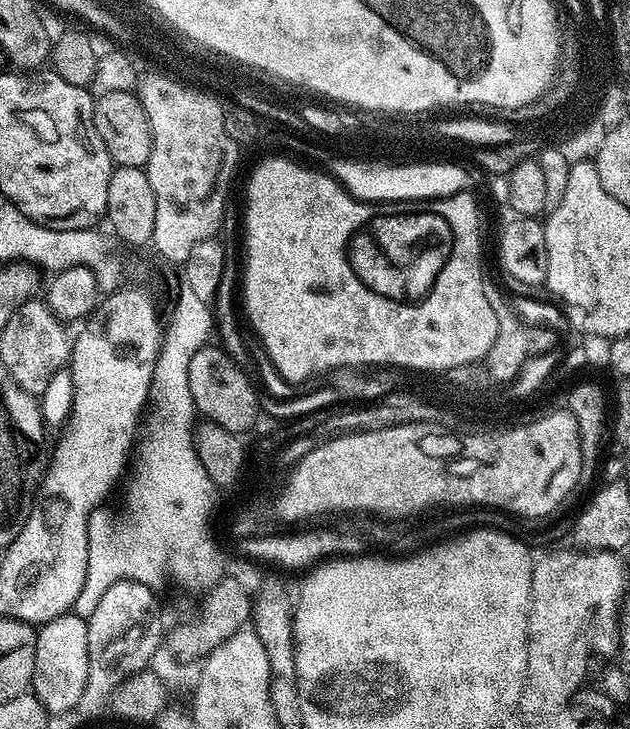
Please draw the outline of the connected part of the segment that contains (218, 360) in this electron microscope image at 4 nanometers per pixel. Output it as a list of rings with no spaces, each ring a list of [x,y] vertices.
[[[205,346],[190,358],[190,394],[196,403],[197,413],[200,413],[207,421],[217,423],[218,426],[225,427],[226,430],[235,434],[242,432],[251,433],[253,431],[255,416],[261,412],[261,405],[256,396],[257,385],[248,379],[248,376],[230,358],[230,354],[224,352],[223,347]]]

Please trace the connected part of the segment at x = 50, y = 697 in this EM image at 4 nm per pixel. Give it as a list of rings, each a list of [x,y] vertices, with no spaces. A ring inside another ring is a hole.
[[[75,611],[66,612],[50,622],[39,625],[34,650],[34,674],[36,682],[33,692],[40,692],[44,702],[52,709],[64,709],[69,705],[77,705],[82,698],[82,690],[86,690],[86,674],[88,673],[88,647],[86,634],[88,621],[77,616]]]

